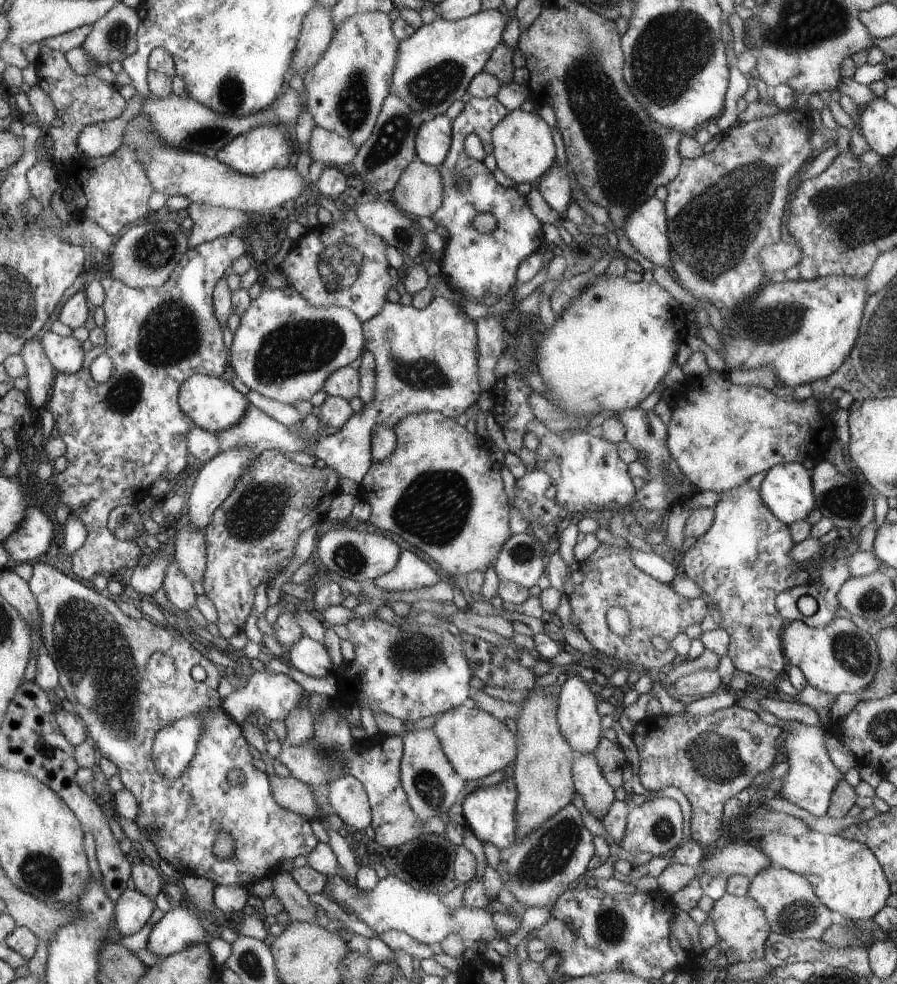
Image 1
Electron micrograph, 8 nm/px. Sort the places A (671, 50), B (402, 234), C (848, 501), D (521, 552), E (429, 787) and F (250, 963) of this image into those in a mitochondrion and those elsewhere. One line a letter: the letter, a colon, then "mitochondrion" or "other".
A: mitochondrion
B: mitochondrion
C: mitochondrion
D: mitochondrion
E: mitochondrion
F: mitochondrion

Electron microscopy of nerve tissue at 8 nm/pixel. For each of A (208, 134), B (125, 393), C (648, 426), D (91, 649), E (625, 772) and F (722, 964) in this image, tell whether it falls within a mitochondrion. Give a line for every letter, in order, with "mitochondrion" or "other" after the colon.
A: mitochondrion
B: mitochondrion
C: mitochondrion
D: mitochondrion
E: other
F: other

